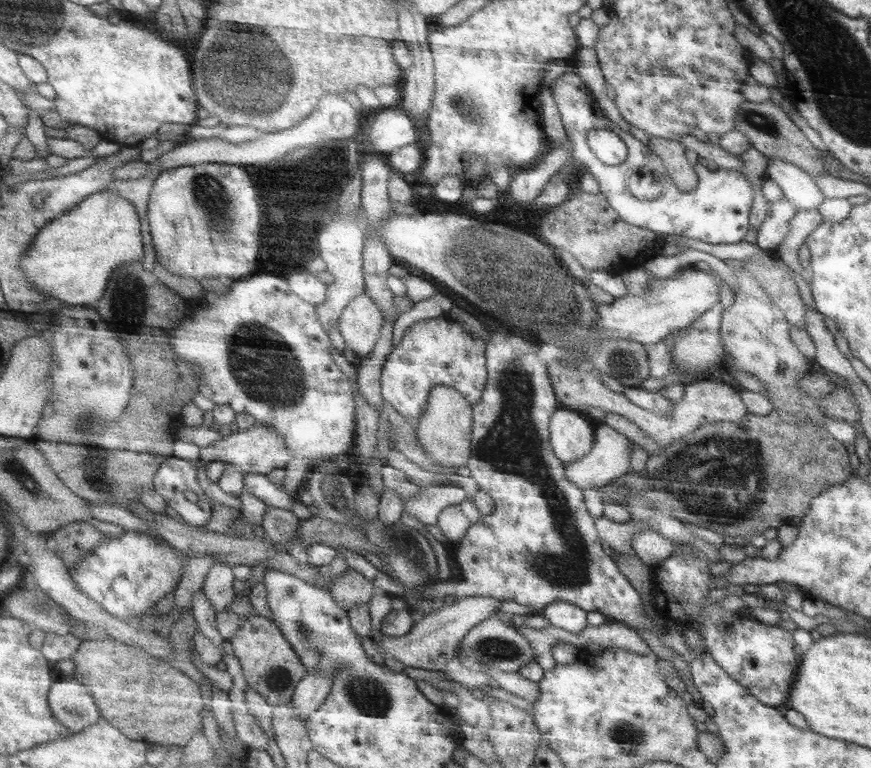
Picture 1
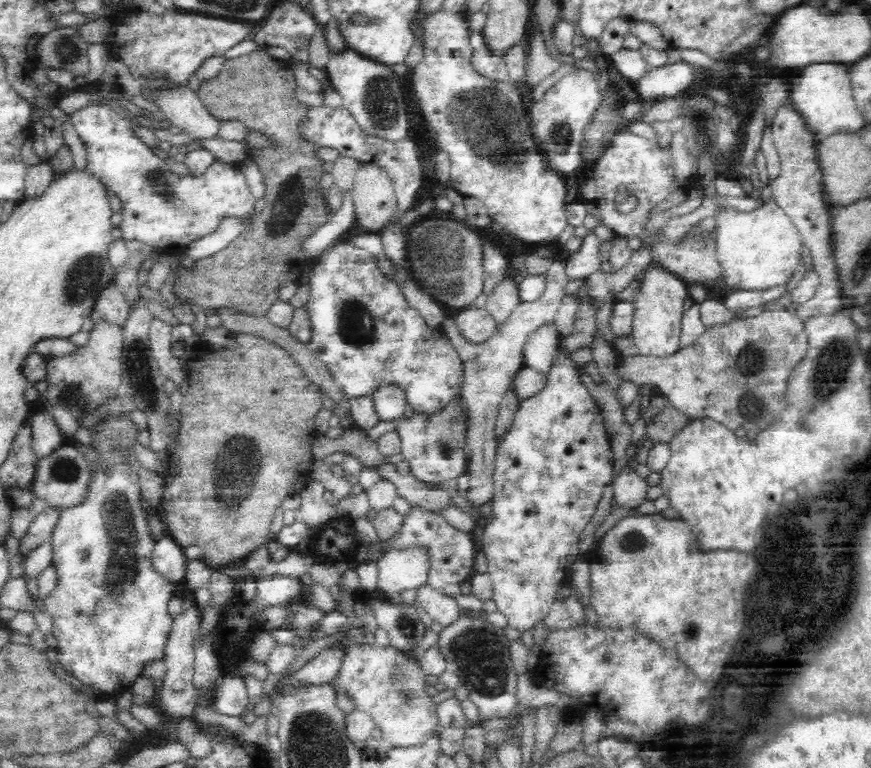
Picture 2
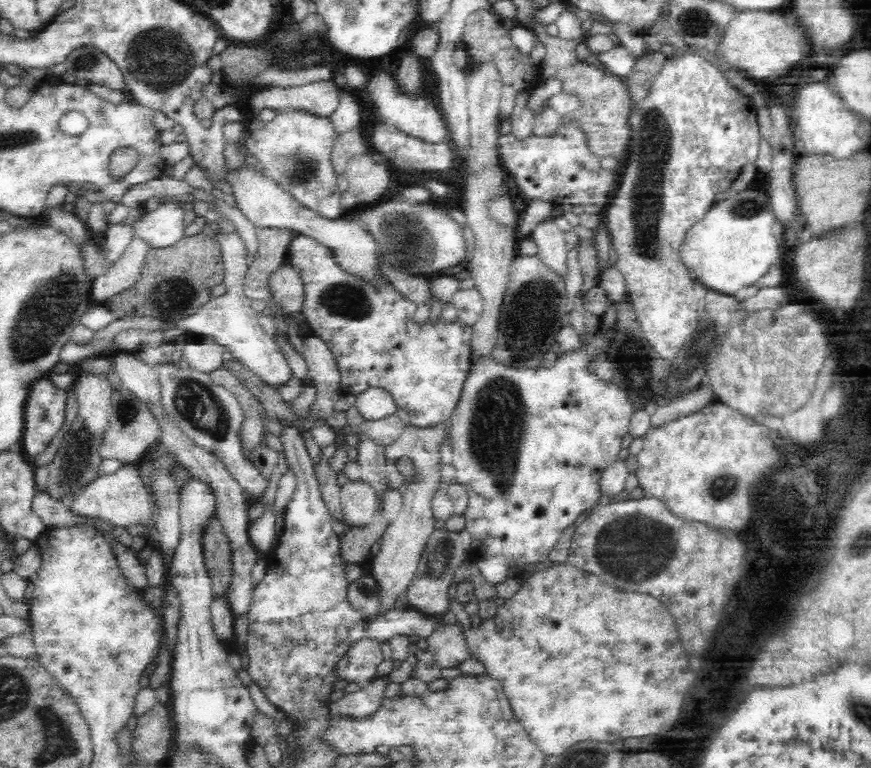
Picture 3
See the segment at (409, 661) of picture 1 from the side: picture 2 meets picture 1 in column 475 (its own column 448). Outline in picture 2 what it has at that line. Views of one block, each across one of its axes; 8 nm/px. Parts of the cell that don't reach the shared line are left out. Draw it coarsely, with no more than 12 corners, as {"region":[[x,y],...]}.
{"region":[[428,584],[416,591],[416,606],[437,630],[456,624],[462,610],[455,597]]}

